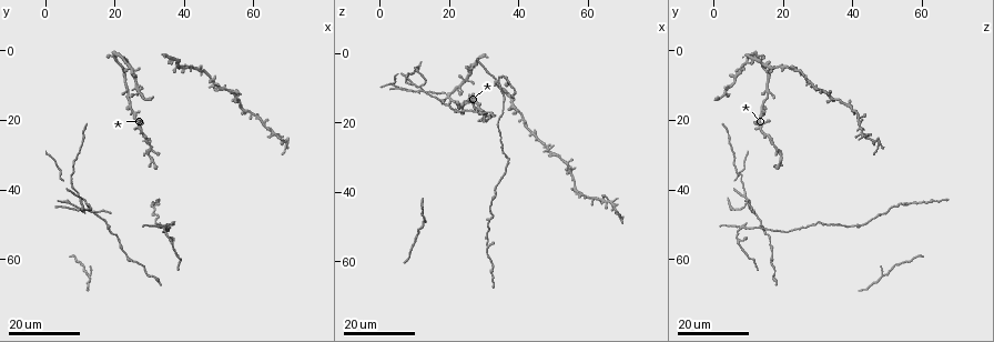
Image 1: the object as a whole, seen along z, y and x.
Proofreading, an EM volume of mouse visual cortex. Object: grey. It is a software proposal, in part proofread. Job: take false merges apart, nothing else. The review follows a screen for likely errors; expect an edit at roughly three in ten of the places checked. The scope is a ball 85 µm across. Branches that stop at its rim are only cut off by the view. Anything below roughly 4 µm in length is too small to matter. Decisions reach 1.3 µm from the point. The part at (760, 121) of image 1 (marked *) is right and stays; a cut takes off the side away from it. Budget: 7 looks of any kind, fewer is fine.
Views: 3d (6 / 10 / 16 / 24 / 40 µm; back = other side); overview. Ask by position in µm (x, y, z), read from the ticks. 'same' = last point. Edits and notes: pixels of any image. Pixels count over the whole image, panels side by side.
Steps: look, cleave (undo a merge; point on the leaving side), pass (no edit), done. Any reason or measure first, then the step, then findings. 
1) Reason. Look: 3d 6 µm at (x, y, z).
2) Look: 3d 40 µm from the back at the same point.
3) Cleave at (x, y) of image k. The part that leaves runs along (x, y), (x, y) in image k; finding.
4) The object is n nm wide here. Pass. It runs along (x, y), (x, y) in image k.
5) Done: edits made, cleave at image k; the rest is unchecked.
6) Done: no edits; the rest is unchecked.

Calibre changes. Look: 3d 16 µm at (33.0, 51.0, 40.5).

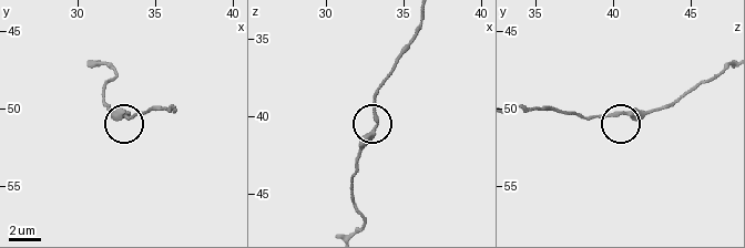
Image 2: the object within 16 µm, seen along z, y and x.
Look: 3d 6 µm at (33.2, 50.6, 40.0).

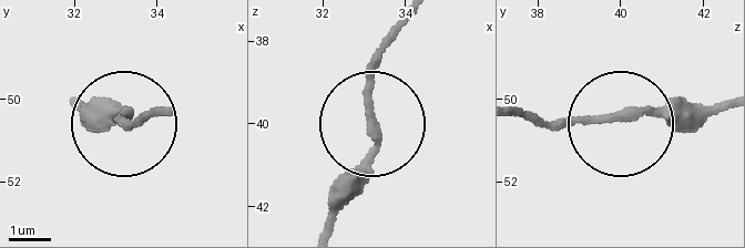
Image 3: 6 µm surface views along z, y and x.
Other side. Look: 3d 6 µm from the back at (33.15, 50.40, 40.05).

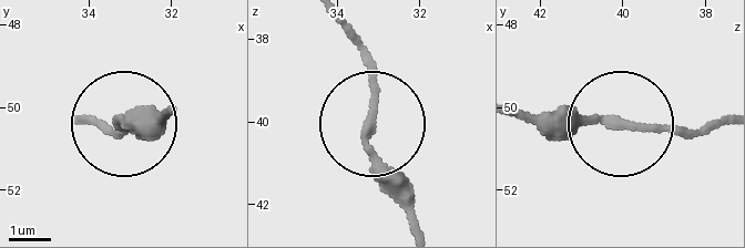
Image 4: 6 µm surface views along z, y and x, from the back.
Pass. It runs along (721, 120), (646, 130), (522, 120) in image 4; one neuron here.

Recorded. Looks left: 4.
Calibre changes. Look: 3d 16 µm at (32.0, 47.5, 47.5).

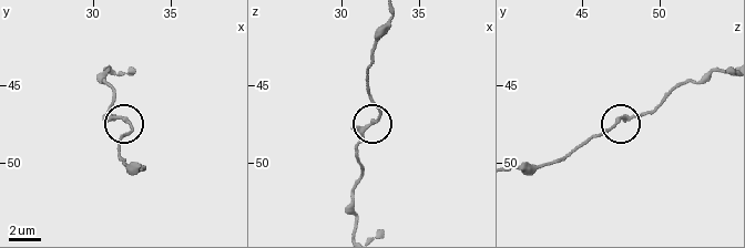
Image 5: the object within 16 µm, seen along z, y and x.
Zoom in. Look: 3d 10 µm at (32.6, 48.0, 47.0).

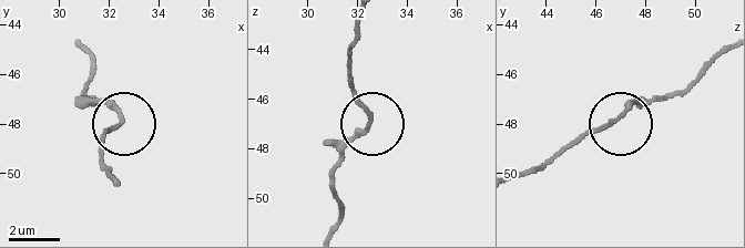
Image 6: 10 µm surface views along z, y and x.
The object is 190 nm wide here. Pass. It runs along (514, 174), (540, 171), (591, 132), (659, 99) in image 6; continuous, no second neuron.

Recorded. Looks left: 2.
Done: no edits; the rest is unchecked.

